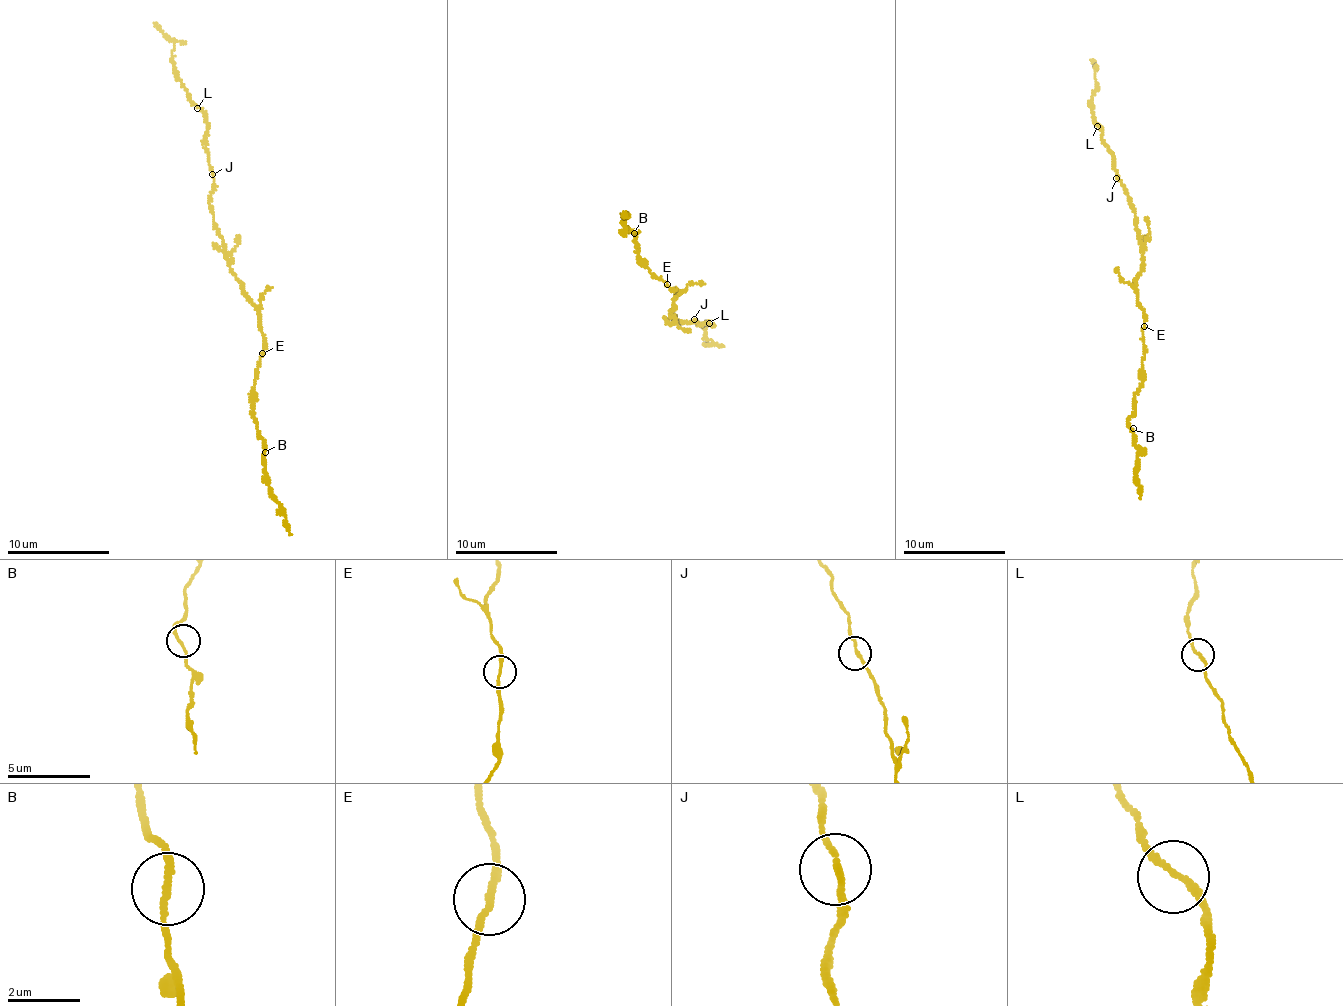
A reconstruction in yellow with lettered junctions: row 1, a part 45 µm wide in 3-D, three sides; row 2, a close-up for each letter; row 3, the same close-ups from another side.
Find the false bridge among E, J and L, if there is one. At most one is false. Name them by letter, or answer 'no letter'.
no letter

